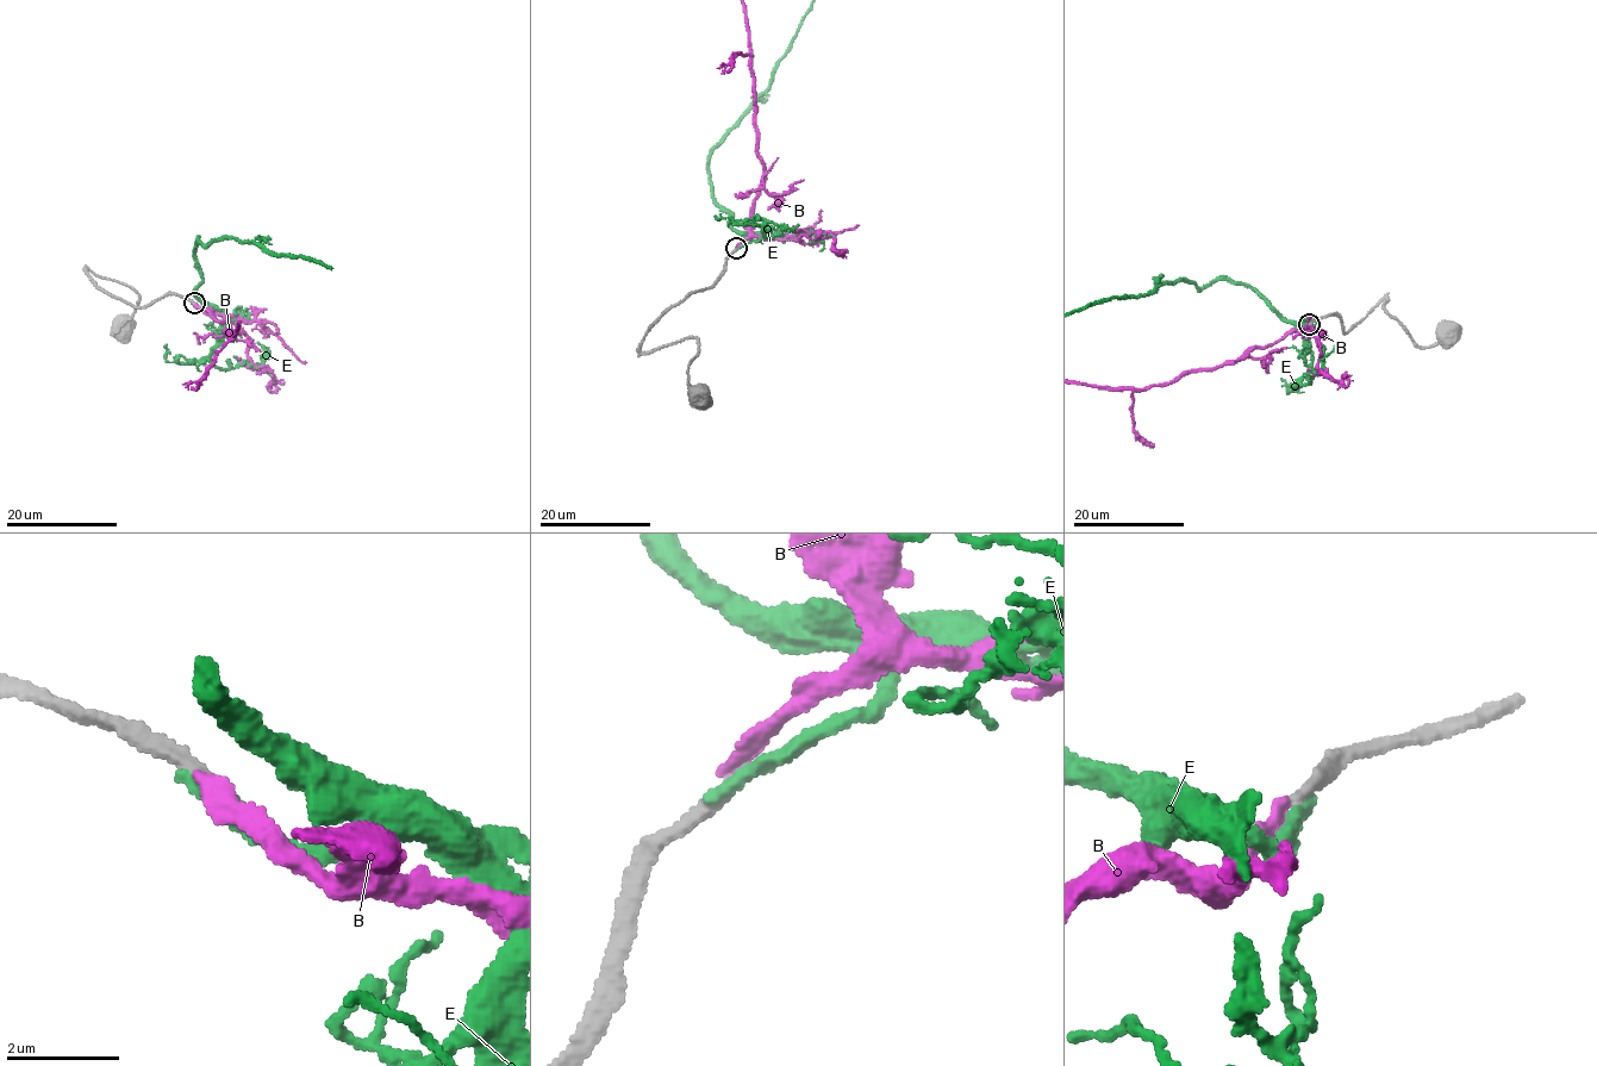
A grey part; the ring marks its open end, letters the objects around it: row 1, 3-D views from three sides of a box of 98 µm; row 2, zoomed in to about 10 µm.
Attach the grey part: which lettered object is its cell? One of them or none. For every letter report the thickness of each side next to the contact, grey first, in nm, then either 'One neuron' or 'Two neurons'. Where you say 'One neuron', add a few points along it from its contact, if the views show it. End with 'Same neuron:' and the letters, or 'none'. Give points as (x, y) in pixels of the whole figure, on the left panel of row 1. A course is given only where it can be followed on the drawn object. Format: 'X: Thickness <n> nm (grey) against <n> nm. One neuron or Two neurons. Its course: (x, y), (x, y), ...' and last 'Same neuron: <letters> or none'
B: Thickness 240 nm (grey) against 280 nm. One neuron
E: Thickness 280 nm (grey) against 280 nm. Two neurons
Same neuron: B

